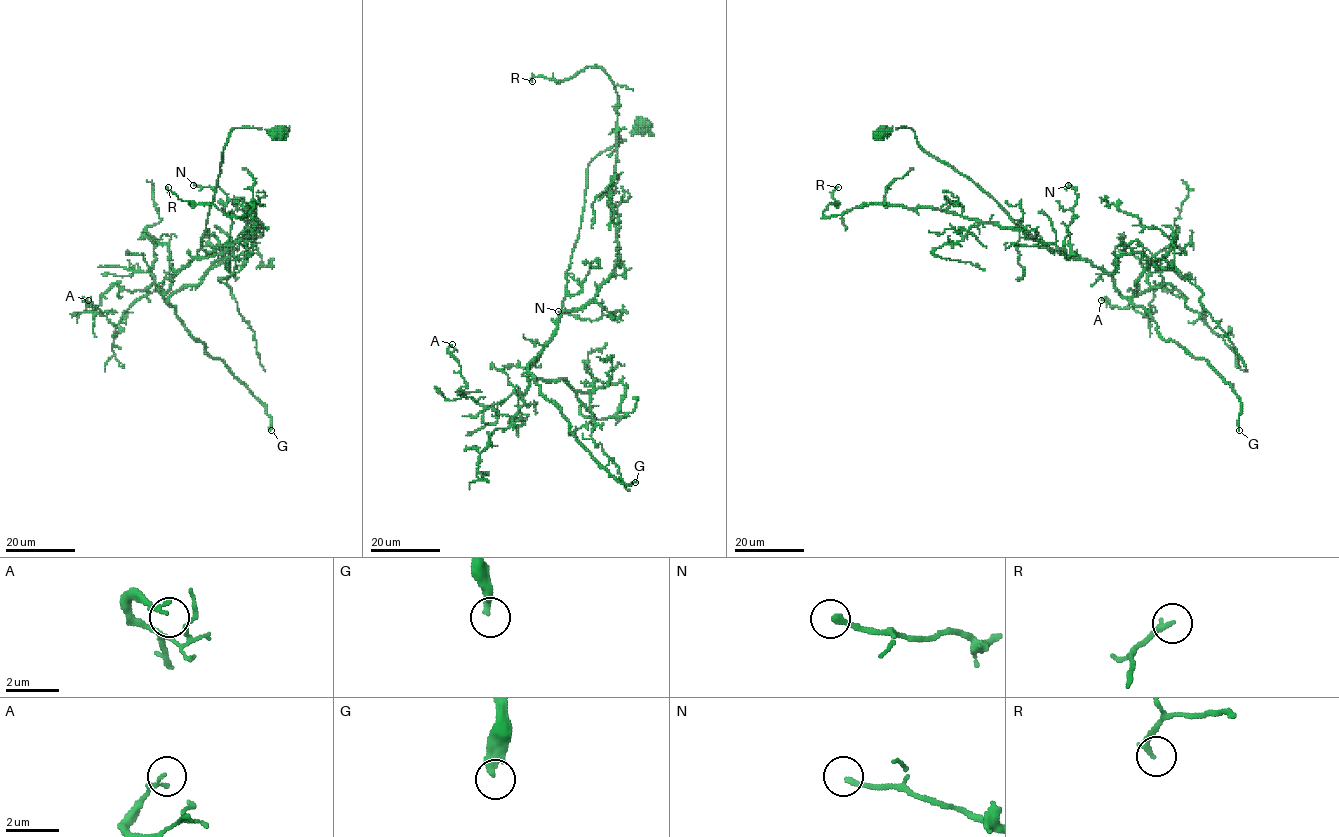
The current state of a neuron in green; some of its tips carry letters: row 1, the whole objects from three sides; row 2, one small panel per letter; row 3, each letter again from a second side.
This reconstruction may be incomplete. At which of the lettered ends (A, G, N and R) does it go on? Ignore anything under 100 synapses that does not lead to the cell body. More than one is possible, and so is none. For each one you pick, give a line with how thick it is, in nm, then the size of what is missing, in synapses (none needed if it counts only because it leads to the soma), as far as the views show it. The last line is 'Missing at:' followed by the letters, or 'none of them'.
G: calibre 320 nm; 350 synapses
Missing at: G

